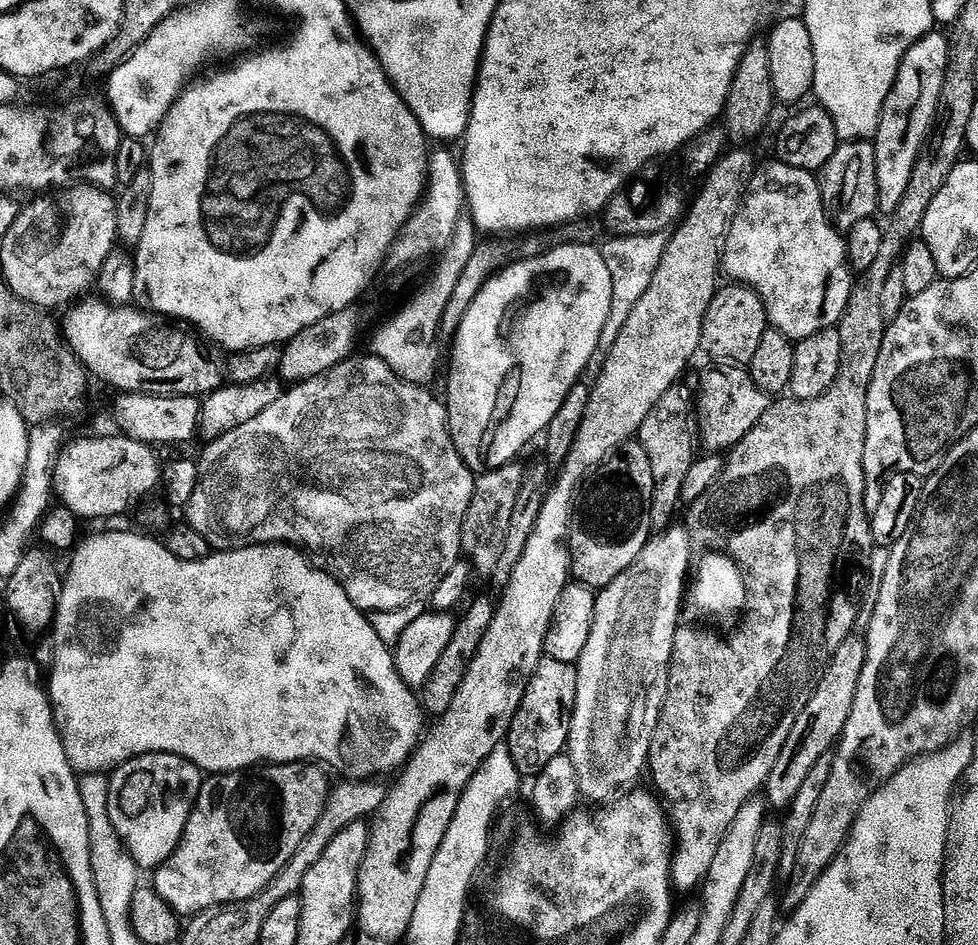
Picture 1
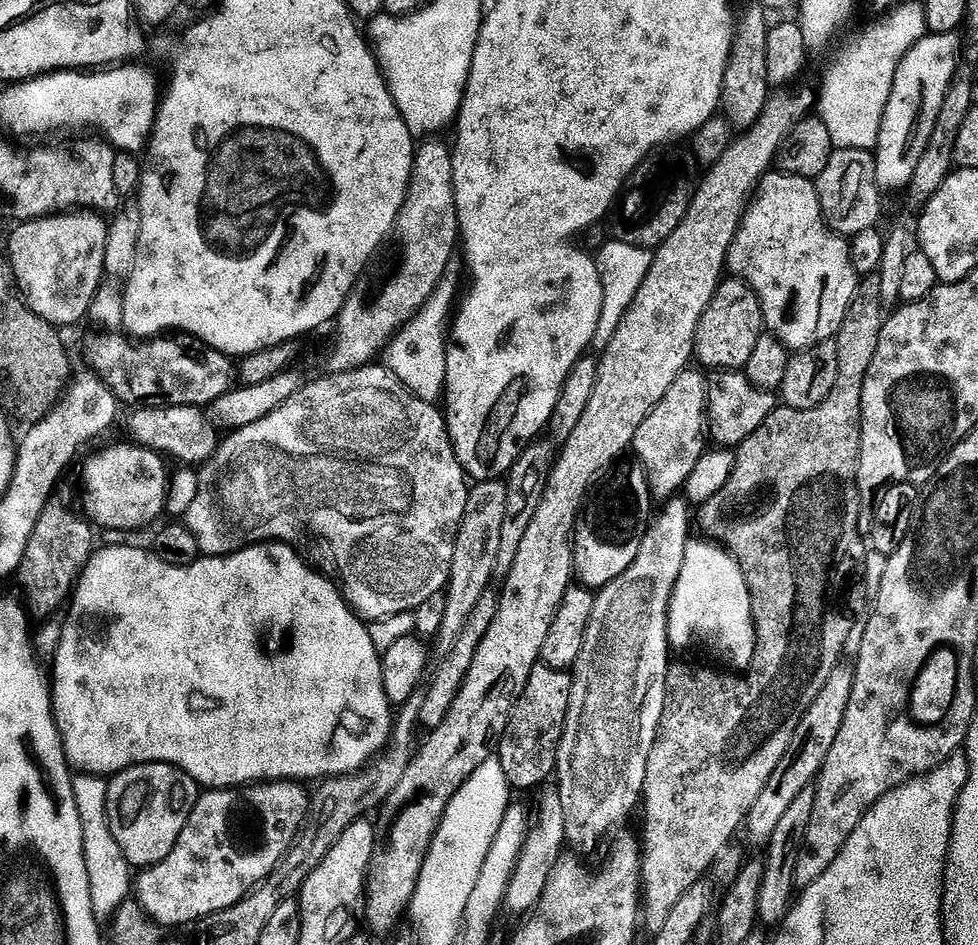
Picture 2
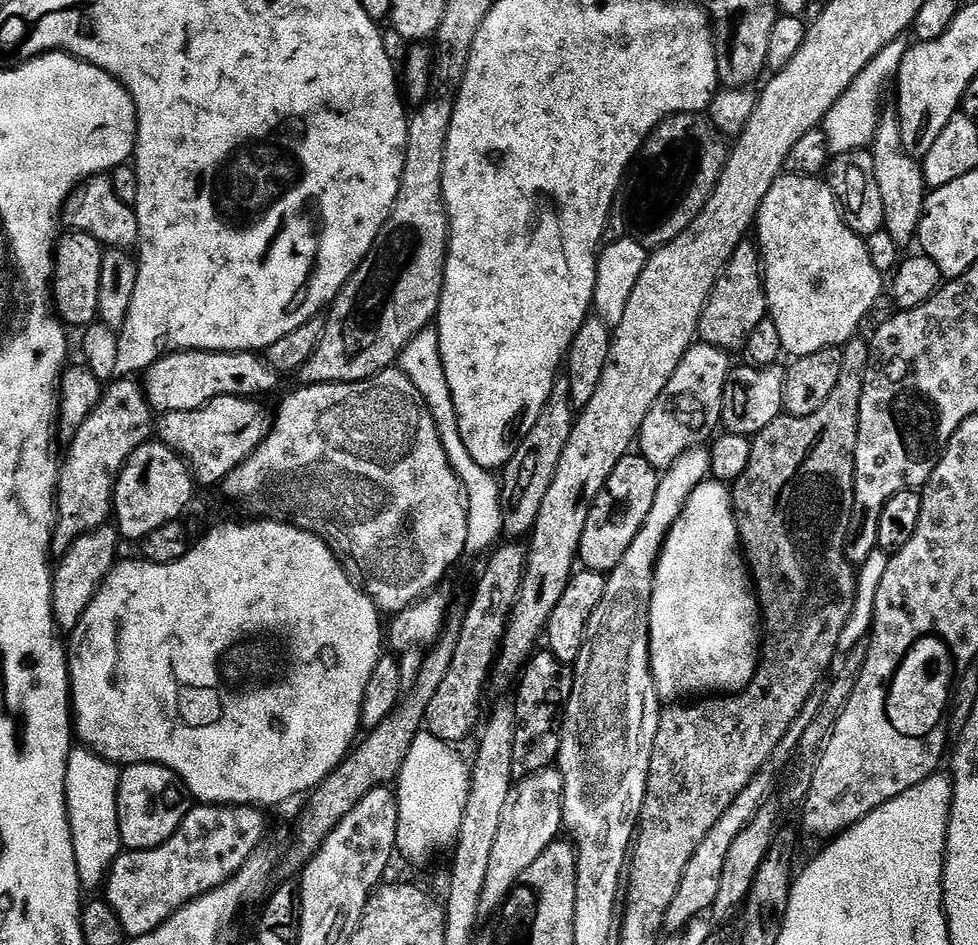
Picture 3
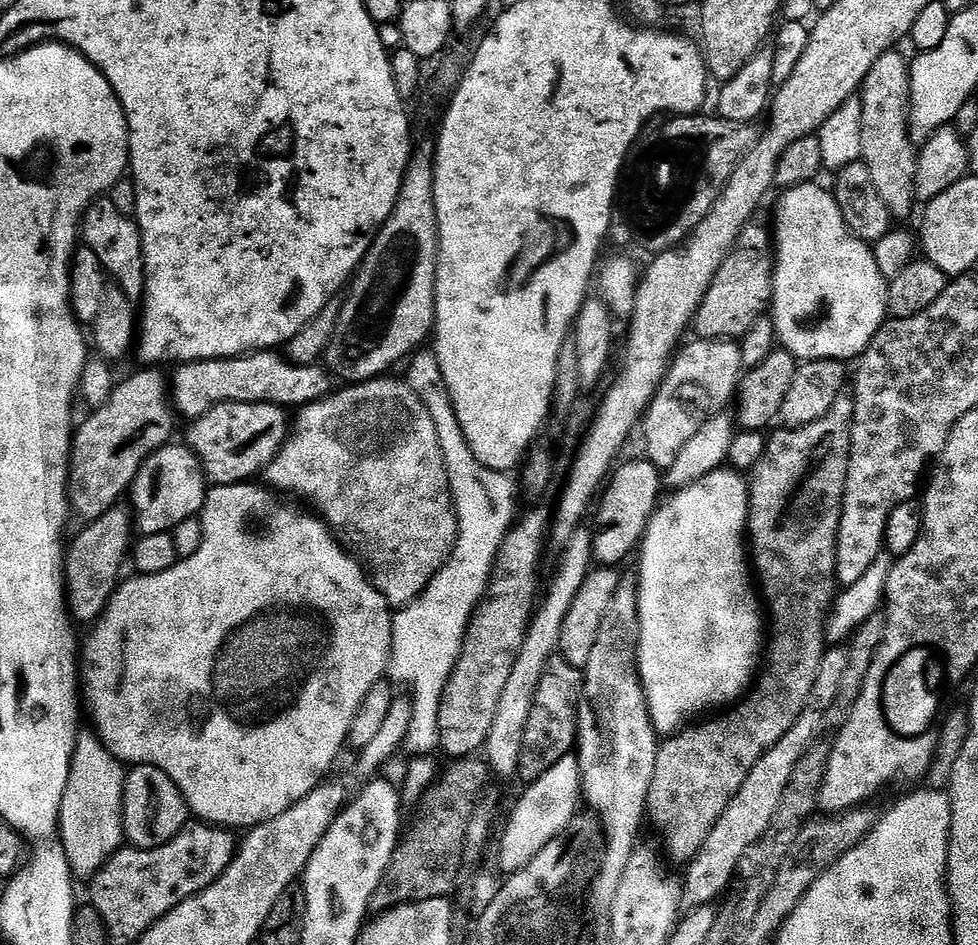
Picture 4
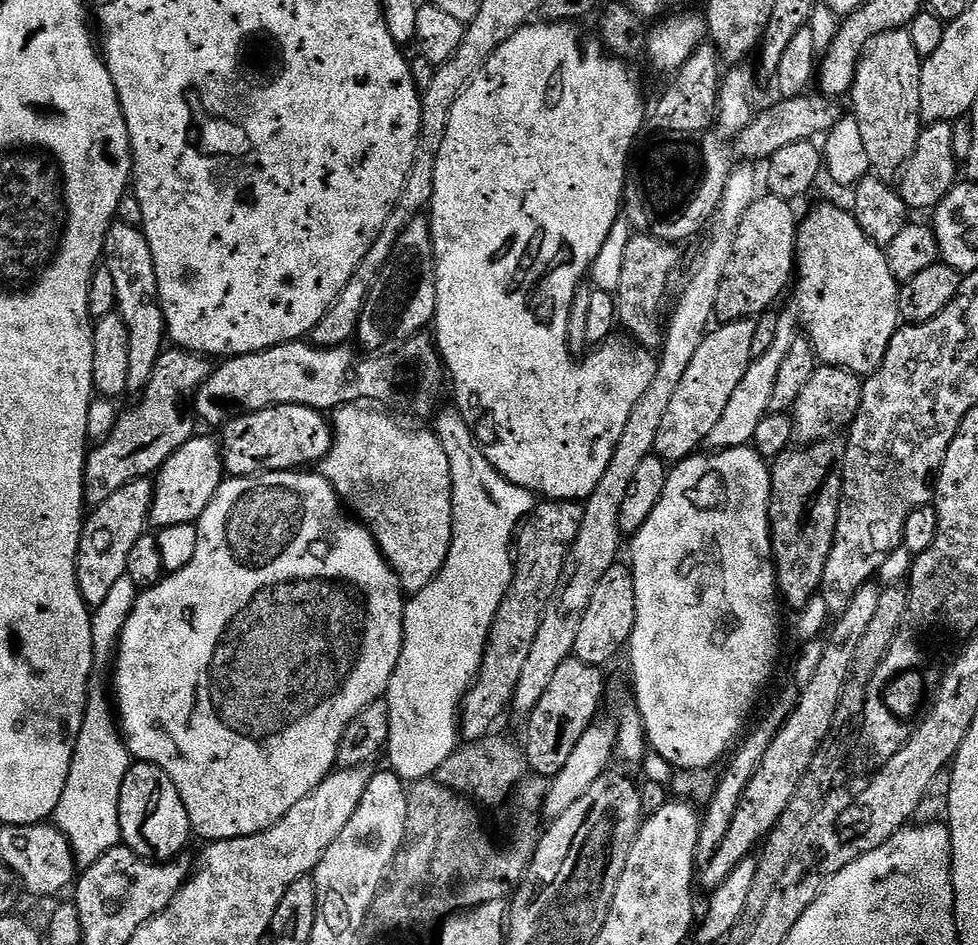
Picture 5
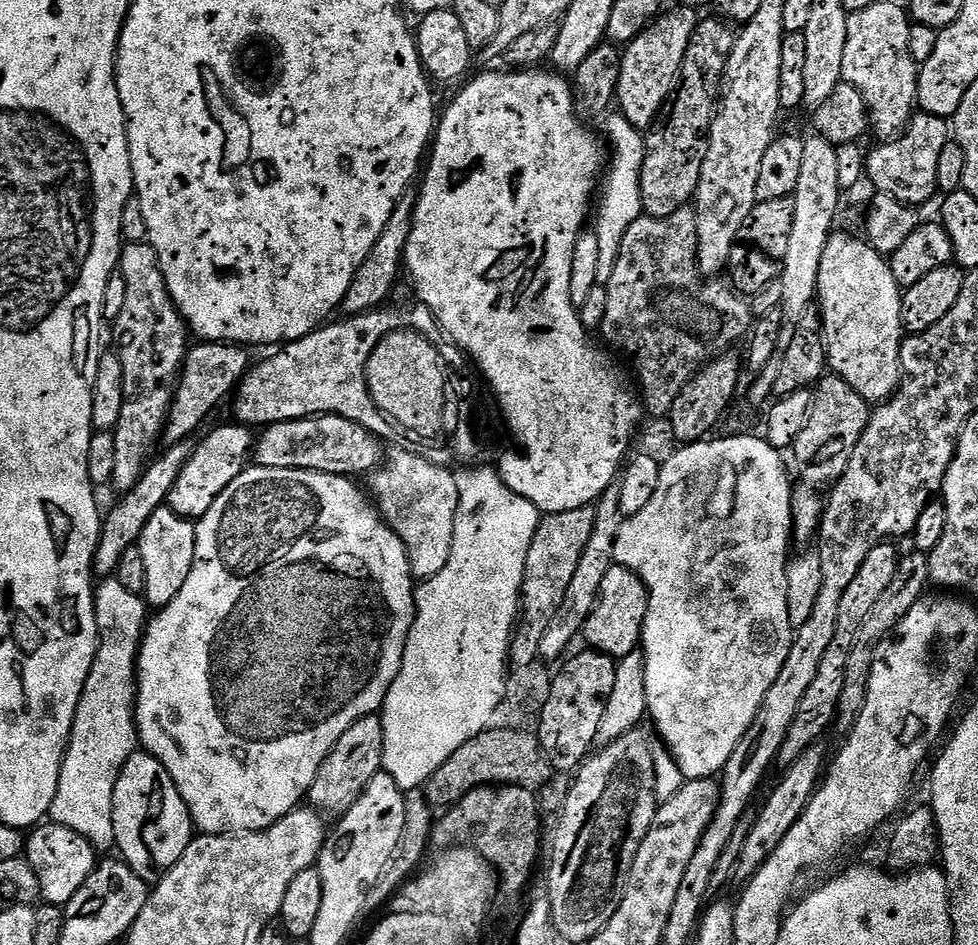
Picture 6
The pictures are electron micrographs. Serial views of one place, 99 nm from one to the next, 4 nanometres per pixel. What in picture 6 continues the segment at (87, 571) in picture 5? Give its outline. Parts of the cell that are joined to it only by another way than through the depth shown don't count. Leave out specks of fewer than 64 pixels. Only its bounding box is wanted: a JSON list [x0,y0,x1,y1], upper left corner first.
[94,438,197,578]

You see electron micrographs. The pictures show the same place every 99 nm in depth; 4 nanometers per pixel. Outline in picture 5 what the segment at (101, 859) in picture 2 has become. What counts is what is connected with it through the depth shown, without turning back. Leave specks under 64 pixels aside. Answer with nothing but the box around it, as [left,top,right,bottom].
[54,674,130,869]

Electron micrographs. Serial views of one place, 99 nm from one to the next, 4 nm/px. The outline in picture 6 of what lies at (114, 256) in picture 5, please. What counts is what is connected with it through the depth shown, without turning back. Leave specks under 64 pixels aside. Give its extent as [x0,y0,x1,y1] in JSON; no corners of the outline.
[111,243,190,493]

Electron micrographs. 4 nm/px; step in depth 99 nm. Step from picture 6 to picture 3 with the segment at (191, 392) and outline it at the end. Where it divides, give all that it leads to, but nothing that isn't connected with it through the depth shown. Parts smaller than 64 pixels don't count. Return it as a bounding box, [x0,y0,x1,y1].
[51,378,154,554]

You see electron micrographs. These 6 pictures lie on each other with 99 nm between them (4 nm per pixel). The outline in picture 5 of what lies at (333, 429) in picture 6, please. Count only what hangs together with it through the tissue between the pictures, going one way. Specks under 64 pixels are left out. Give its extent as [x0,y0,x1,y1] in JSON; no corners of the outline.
[218,404,332,477]

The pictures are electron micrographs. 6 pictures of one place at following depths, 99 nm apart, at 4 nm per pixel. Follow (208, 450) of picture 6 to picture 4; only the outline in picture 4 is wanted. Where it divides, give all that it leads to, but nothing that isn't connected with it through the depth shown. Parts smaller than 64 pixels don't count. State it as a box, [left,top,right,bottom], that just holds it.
[130,442,206,536]

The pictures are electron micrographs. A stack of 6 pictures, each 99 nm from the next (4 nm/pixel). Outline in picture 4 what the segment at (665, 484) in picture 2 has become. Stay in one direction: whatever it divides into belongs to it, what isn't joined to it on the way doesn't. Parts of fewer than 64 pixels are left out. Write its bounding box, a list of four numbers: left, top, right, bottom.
[642,338,742,470]

